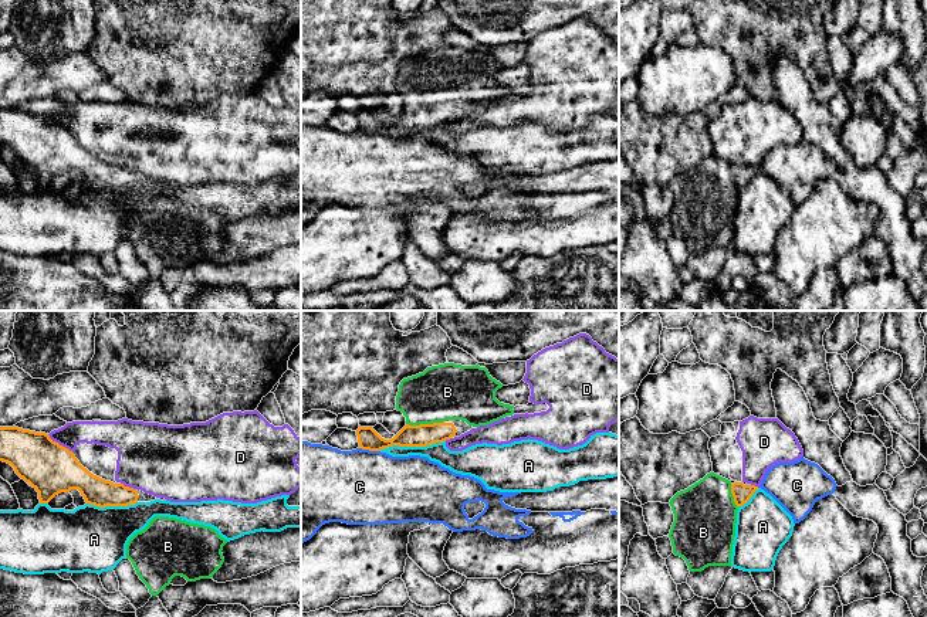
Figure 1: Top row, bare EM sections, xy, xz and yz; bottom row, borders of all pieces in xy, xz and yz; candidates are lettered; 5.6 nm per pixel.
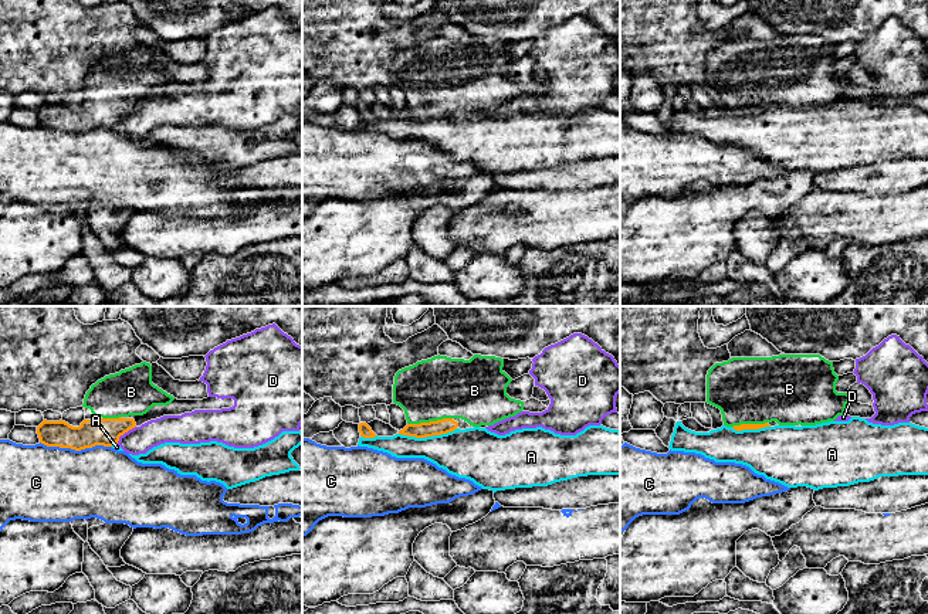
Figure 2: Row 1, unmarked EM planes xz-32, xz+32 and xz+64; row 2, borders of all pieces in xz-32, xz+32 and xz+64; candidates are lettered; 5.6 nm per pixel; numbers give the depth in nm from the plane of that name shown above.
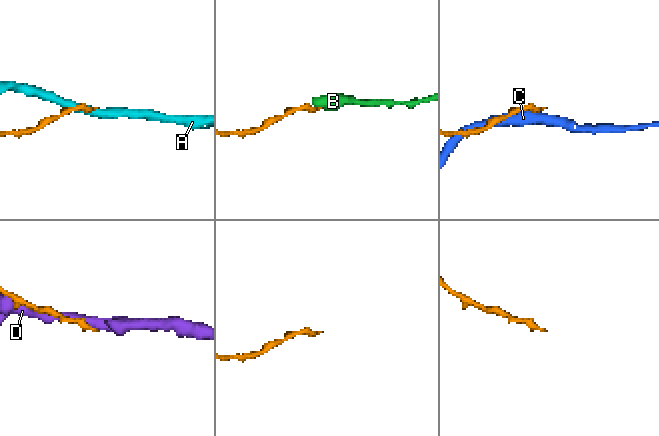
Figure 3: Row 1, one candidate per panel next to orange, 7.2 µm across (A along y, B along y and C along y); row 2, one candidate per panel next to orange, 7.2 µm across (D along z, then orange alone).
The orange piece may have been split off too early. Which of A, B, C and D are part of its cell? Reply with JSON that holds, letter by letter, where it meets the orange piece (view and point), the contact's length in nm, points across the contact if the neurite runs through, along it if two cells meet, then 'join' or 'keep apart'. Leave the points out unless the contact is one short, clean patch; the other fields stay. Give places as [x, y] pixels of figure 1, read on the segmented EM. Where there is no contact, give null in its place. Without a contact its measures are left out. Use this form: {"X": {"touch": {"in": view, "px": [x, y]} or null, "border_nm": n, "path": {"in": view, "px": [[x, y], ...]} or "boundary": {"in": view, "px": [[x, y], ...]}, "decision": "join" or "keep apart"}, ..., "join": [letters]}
{"A": {"touch": {"in": "xz", "px": [412, 446]}, "border_nm": 380, "decision": "keep apart"}, "B": {"touch": {"in": "xz", "px": [425, 424]}, "border_nm": 220, "path": {"in": "xz", "px": [[425, 434], [425, 424], [425, 414], [447, 392]]}, "decision": "join"}, "C": {"touch": {"in": "xz", "px": [369, 450]}, "border_nm": 120, "boundary": {"in": "xz", "px": [[359, 447], [379, 451]]}, "decision": "keep apart"}, "D": {"touch": {"in": "xy", "px": [58, 444]}, "border_nm": 190, "decision": "keep apart"}, "join": ["B"]}

